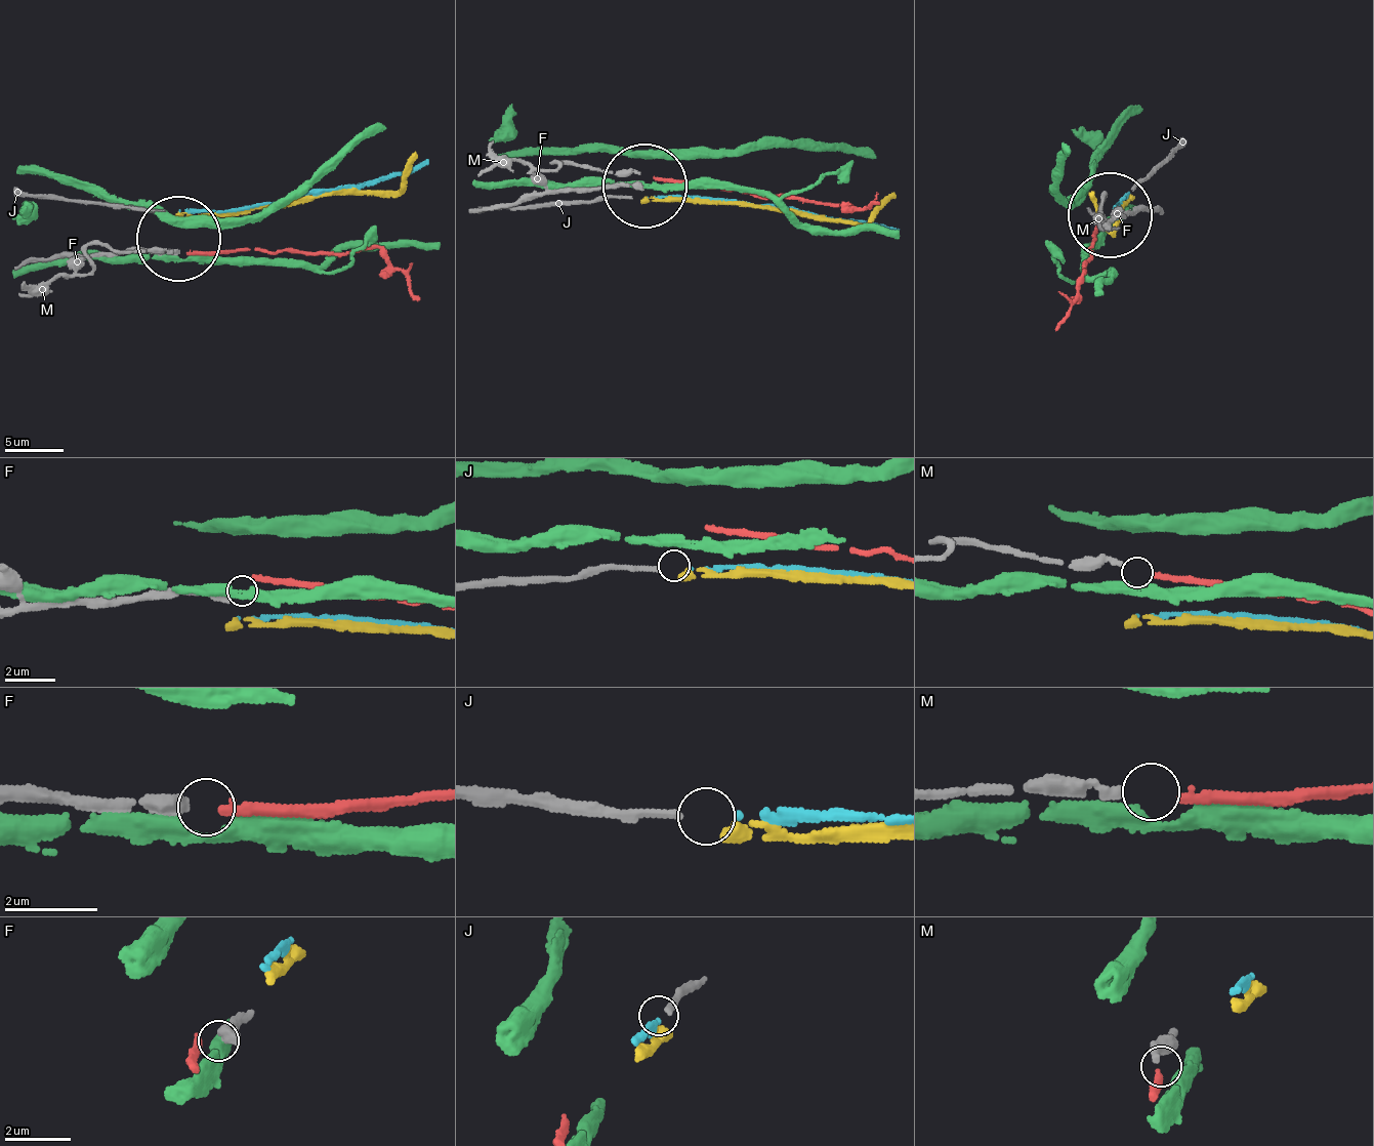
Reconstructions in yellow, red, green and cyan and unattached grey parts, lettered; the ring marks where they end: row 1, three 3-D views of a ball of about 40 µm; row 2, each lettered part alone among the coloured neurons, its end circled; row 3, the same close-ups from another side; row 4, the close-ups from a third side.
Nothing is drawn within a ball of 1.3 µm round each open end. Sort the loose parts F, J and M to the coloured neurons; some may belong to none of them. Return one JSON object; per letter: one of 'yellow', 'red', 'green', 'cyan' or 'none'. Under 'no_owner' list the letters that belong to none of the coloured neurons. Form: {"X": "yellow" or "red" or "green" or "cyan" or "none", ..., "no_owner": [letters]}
{"F": "none", "J": "cyan", "M": "red", "no_owner": ["F"]}

